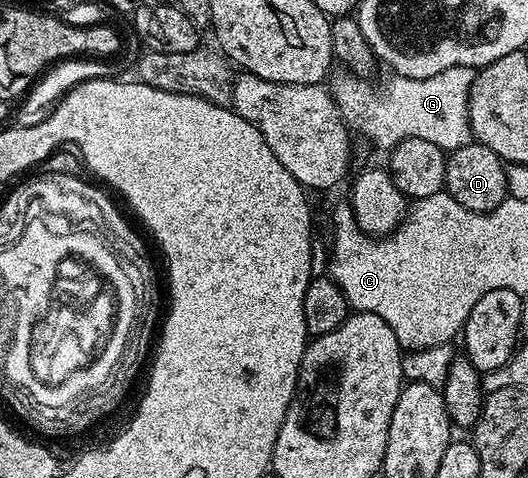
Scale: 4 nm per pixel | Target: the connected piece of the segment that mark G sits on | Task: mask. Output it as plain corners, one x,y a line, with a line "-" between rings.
452,67
443,69
435,77
426,79
398,78
397,91
389,91
381,99
381,107
353,107
354,76
344,73
331,83
334,99
341,110
341,117
350,128
361,127
361,131
377,147
392,149
399,141
419,137
446,149
474,142
469,124
469,94
473,84
474,68

